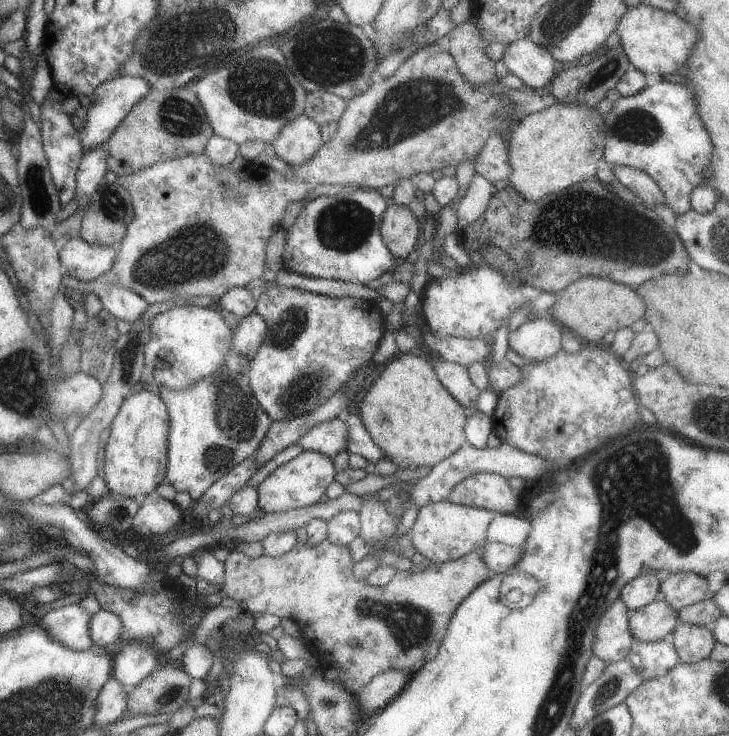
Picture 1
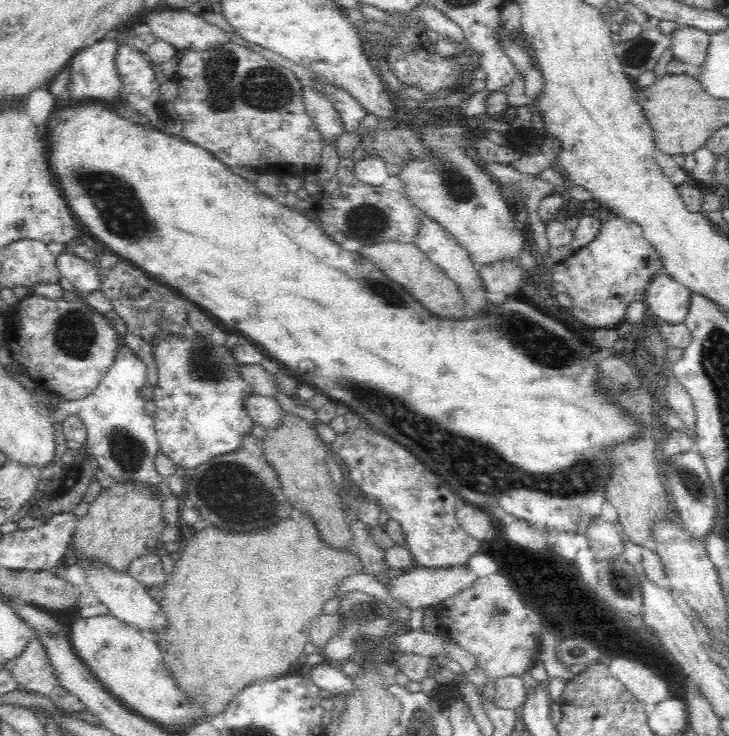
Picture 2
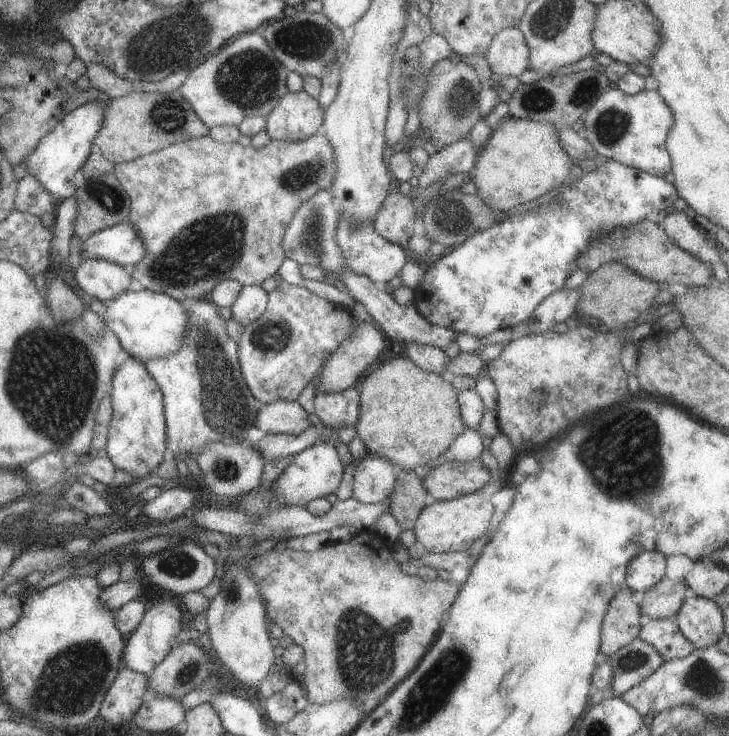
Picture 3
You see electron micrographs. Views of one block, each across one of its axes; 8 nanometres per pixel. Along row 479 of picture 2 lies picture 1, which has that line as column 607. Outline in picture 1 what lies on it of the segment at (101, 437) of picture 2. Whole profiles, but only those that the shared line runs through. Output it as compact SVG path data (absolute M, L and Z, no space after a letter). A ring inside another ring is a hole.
M661 80L653 86L648 85L632 96L614 101L610 112L604 115L604 165L627 166L645 172L664 192L666 207L678 215L691 208L690 193L706 181L703 172L712 162L712 152L712 138L702 124L694 94L680 83Z

